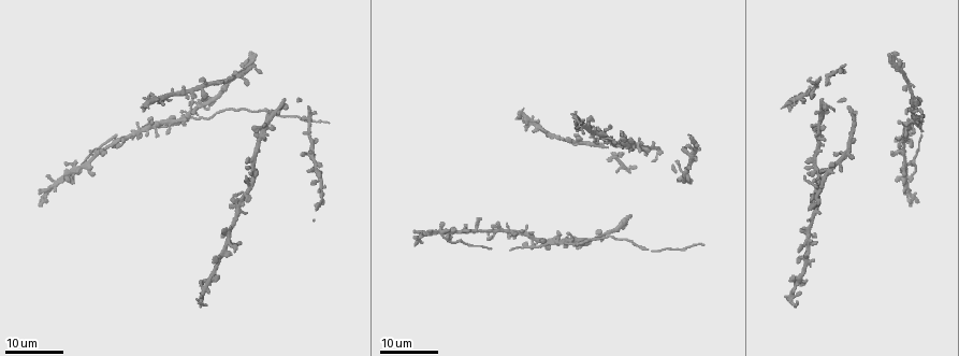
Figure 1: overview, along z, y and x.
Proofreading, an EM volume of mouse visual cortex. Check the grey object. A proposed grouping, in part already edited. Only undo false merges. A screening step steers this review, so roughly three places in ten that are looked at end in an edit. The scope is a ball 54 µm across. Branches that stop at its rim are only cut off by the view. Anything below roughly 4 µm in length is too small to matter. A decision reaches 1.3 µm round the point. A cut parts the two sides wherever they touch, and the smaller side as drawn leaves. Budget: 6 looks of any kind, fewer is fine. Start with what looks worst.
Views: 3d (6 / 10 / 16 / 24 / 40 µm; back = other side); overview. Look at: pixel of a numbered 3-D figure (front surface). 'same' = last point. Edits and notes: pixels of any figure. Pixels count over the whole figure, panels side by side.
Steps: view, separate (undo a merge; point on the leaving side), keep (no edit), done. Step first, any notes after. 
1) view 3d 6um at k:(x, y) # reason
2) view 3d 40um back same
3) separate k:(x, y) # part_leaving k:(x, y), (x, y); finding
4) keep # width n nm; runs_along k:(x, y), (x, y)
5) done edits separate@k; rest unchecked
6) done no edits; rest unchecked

view 3d 16um at 1:(910, 179) # branch point

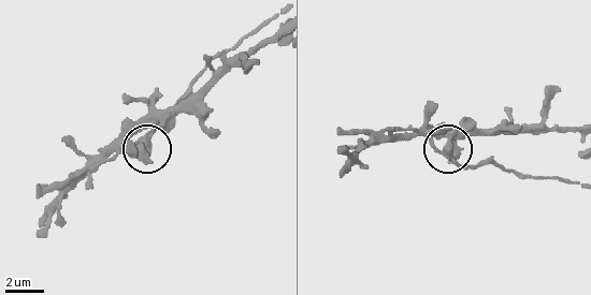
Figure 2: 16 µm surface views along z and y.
view 3d 6um at 2:(444, 154)

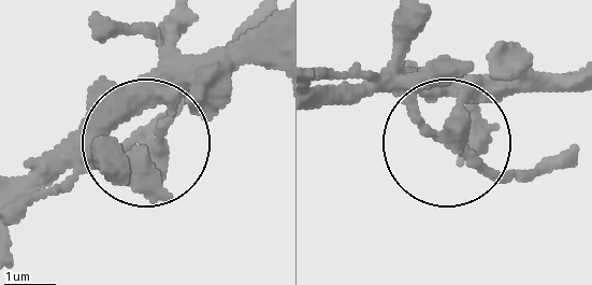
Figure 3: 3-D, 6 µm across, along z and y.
keep # arms 3; continuous, no second neuron

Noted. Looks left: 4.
view 3d 16um at 1:(533, 241)

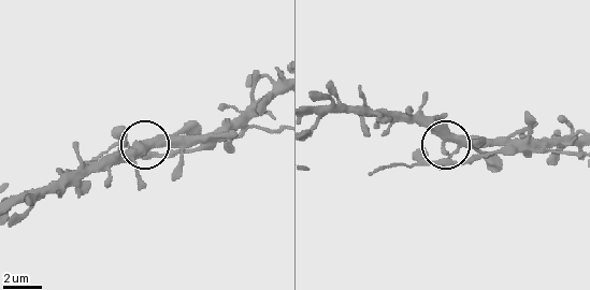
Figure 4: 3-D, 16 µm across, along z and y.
view 3d 6um at 4:(447, 140)

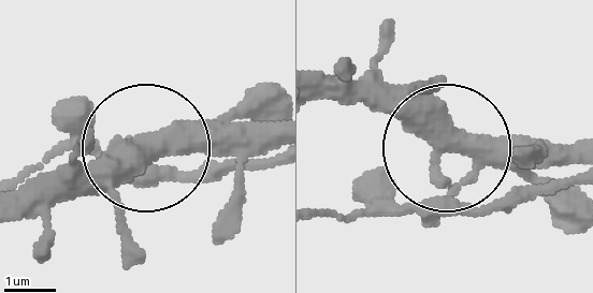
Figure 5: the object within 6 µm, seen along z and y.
keep # width 360 nm; continuous, no second neuron

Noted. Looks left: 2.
view 3d 24um at 1:(902, 148) # two arms in line, one across

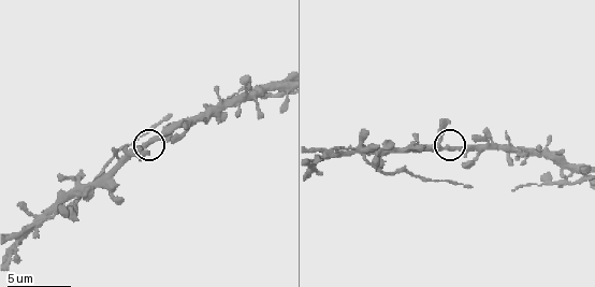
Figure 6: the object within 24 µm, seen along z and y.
view 3d 6um at 6:(146, 144)

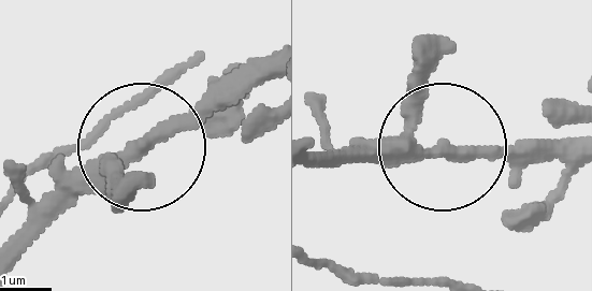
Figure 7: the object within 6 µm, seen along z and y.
keep # width 270 nm; continuous, no second neuron

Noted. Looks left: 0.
done no edits; rest unchecked

